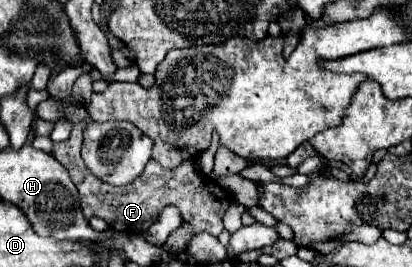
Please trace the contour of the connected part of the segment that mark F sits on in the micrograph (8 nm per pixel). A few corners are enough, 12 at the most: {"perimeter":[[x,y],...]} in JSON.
{"perimeter":[[83,123],[55,143],[85,217],[147,233],[167,205],[193,233],[223,231],[233,197],[193,163],[151,159],[125,187],[81,159]]}

